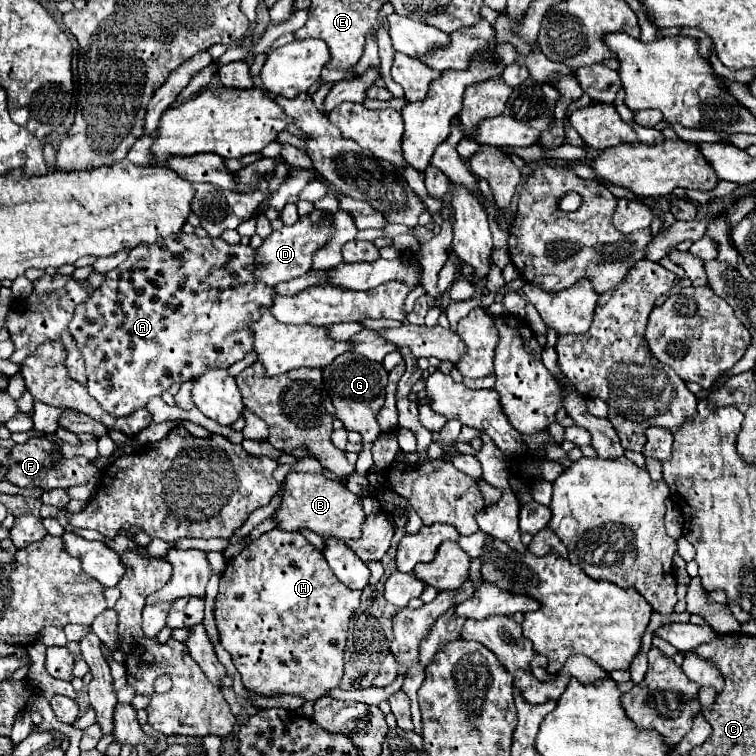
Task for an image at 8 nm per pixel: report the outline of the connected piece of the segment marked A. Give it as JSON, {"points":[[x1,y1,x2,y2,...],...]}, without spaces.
{"points":[[175,233,171,237,161,237,159,241,151,243,151,245,137,245,131,249,129,259,119,265,117,269,113,269,111,273,105,275,105,281,101,287,97,287,91,297,83,303,75,307,75,317,69,323,71,335,75,337,75,343,79,345,79,351,83,353,85,359,85,367,87,367,87,391,91,393,91,397,95,397,99,401,99,405,109,411,115,413,117,417,125,417,131,415,135,409,145,407,147,401,155,395,161,395,163,391,167,391,173,383,185,383,191,377,195,377,197,373,203,373,203,369,207,367,231,367,235,361,243,359,247,353,253,351,253,331,251,331,251,323,255,323,261,317,261,307,271,307,273,299,275,299,275,289,263,283,257,283,257,279,253,277,253,271,259,267,259,263,255,261,255,249,251,245,229,245,223,239,211,239,211,237,197,237,197,235,185,235]]}

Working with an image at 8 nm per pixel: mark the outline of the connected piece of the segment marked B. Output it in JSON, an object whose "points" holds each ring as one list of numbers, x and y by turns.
{"points":[[289,473,285,485,287,491,275,513,279,529,299,531,307,527,321,537,343,537,345,541,361,537,361,525,365,521,363,501,345,485,331,481,321,473]]}

